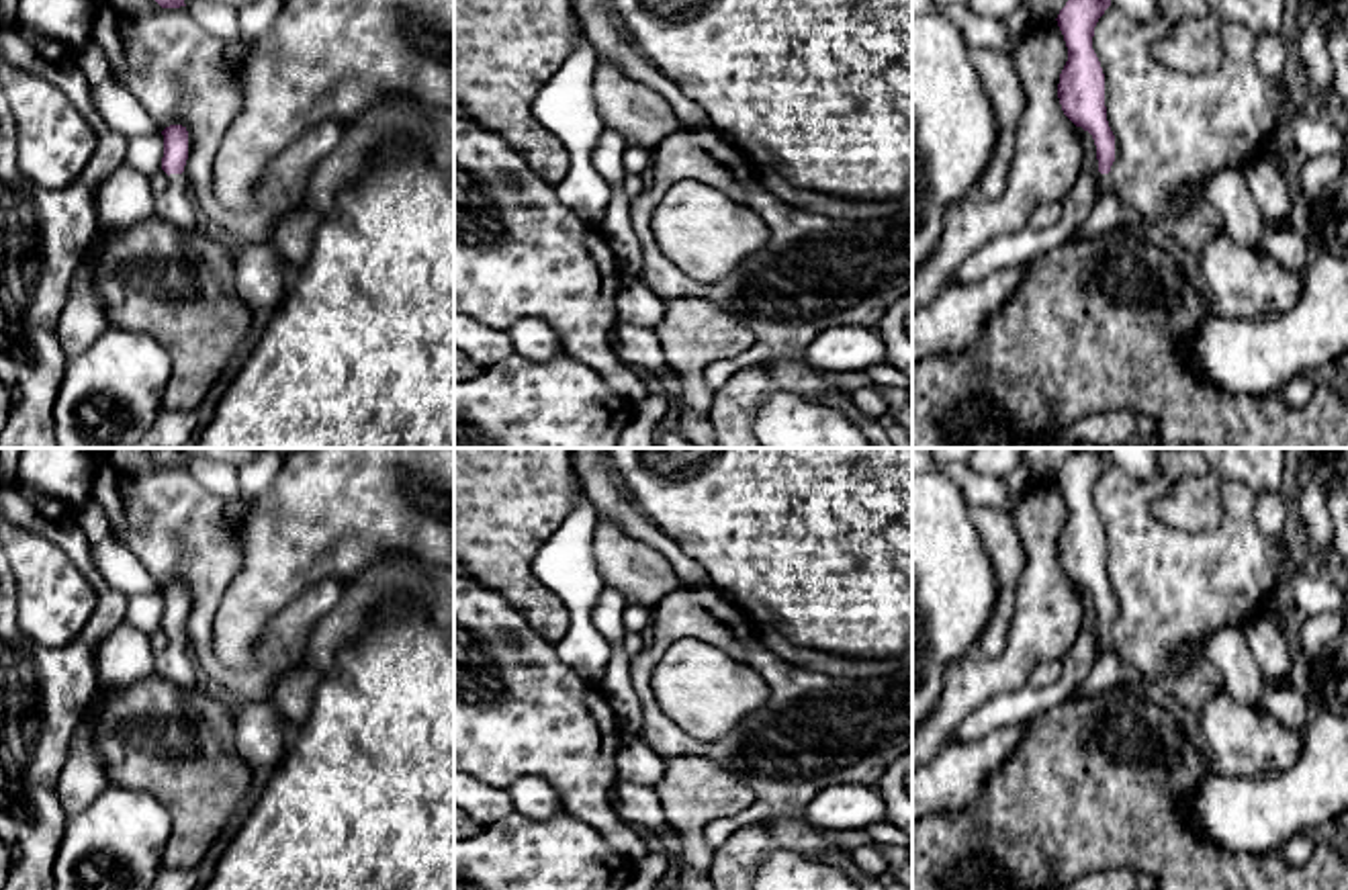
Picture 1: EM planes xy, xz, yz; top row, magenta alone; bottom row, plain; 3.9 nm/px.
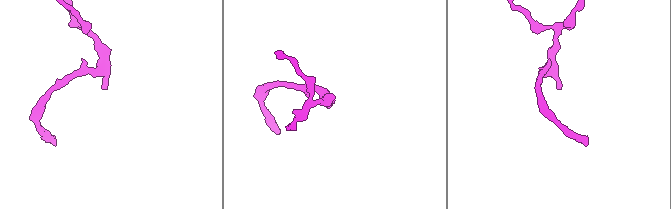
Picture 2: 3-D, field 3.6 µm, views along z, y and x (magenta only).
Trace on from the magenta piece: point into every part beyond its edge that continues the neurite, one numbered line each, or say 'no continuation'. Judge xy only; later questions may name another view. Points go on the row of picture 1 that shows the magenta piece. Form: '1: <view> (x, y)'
1: xy (174, 205)

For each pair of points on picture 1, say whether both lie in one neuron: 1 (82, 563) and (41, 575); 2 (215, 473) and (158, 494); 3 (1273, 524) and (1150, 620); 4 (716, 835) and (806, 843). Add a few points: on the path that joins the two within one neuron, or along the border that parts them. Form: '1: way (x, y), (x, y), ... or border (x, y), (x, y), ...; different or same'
1: border (37, 535), (43, 535), (93, 588), (93, 610); different
2: border (187, 469), (221, 500); different
3: border (1254, 498), (1254, 524), (1285, 549), (1275, 580); different
4: border (772, 817), (735, 831), (712, 850); different

